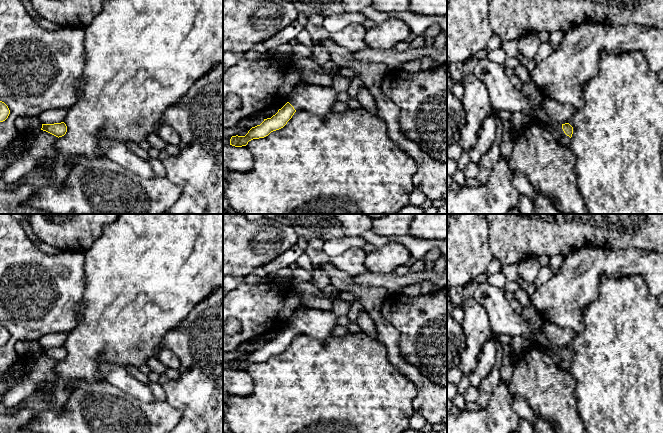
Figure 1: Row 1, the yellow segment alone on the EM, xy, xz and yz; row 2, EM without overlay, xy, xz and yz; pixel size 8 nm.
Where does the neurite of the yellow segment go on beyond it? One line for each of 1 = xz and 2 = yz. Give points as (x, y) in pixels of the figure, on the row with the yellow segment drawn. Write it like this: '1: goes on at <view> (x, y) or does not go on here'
1: goes on at xz (315, 99)
2: goes on at yz (539, 116)

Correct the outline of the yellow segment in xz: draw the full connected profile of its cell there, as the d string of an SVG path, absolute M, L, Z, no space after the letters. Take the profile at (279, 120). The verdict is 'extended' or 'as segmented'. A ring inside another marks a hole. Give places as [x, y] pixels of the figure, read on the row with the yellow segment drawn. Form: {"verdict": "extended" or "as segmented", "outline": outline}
{"verdict": "extended", "outline": "M306 84L297 87L287 97L287 103L271 118L255 127L252 127L245 136L232 136L230 145L235 147L246 146L253 139L264 138L271 132L283 128L296 111L306 111L316 115L325 115L332 111L338 101L337 93L332 87Z"}

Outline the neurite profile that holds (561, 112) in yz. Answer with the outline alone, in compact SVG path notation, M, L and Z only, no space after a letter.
M543 98L540 108L548 115L552 122L568 123L575 112L575 108L566 102Z

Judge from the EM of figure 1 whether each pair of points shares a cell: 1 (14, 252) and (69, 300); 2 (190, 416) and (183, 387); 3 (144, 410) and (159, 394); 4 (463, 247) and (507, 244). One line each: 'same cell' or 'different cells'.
1: same cell
2: same cell
3: different cells
4: different cells

